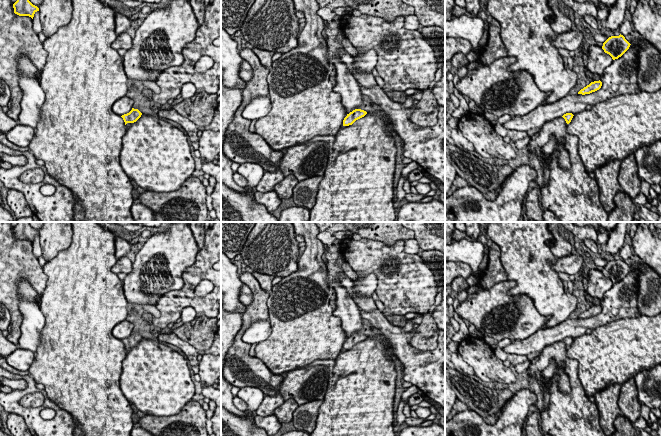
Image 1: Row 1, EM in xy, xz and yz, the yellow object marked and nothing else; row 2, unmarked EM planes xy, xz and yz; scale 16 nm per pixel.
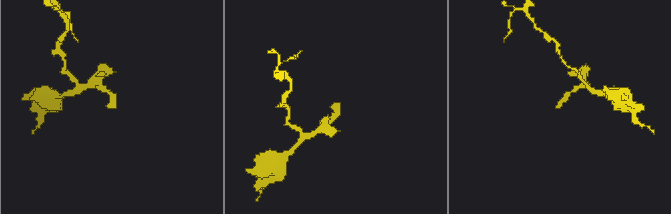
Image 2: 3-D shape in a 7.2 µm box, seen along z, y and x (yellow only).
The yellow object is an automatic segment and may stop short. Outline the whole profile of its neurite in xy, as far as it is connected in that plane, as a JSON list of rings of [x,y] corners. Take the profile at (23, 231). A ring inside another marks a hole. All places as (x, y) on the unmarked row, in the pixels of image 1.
[[[17,222],[13,228],[14,237],[19,240],[29,240],[33,243],[34,238],[39,235],[39,232],[33,229],[29,222]]]

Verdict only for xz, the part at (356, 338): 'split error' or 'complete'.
complete

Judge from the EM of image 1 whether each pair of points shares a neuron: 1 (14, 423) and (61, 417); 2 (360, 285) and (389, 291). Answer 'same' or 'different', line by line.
1: different
2: different

